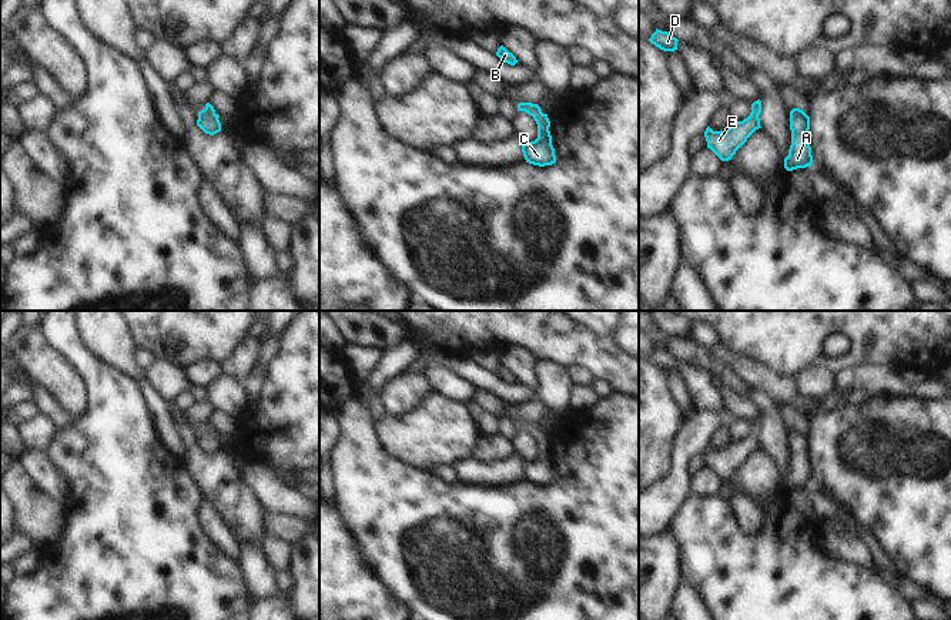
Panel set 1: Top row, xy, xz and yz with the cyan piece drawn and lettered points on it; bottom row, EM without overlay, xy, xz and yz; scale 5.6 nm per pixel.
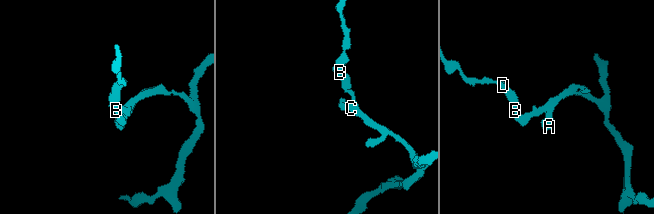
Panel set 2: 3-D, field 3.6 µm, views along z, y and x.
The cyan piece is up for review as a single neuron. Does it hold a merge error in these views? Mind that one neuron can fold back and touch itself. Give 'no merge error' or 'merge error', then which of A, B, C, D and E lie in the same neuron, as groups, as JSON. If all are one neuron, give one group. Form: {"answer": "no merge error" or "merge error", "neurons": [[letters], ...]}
{"answer": "no merge error", "neurons": [["A", "B", "C", "D", "E"]]}

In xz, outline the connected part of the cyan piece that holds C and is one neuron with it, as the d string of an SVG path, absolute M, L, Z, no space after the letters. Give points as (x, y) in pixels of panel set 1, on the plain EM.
M519 422L518 430L525 430L533 436L538 443L538 458L530 462L523 462L522 472L526 482L545 486L556 482L555 467L552 465L552 455L549 450L550 440L548 433L543 433L538 423Z

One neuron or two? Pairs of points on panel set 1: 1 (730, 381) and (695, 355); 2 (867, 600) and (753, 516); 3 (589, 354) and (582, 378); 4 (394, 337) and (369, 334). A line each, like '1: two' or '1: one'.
1: one
2: two
3: two
4: one

